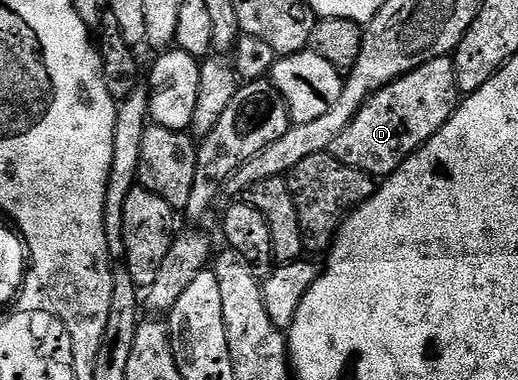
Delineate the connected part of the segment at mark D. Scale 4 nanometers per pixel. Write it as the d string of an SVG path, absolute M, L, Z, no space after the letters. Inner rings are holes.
M452 58L430 60L430 64L414 68L414 72L394 80L368 97L354 120L346 124L342 136L334 140L330 153L342 164L383 180L452 119L457 105L458 91Z

